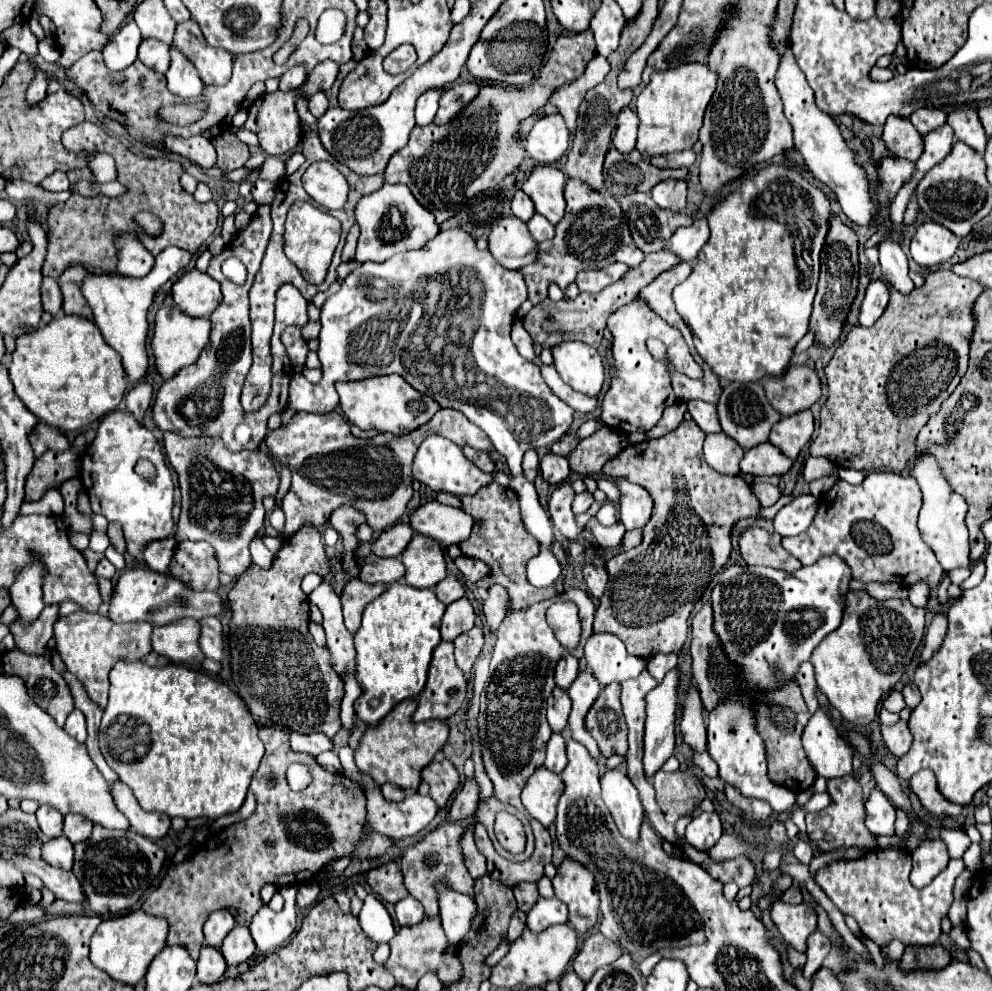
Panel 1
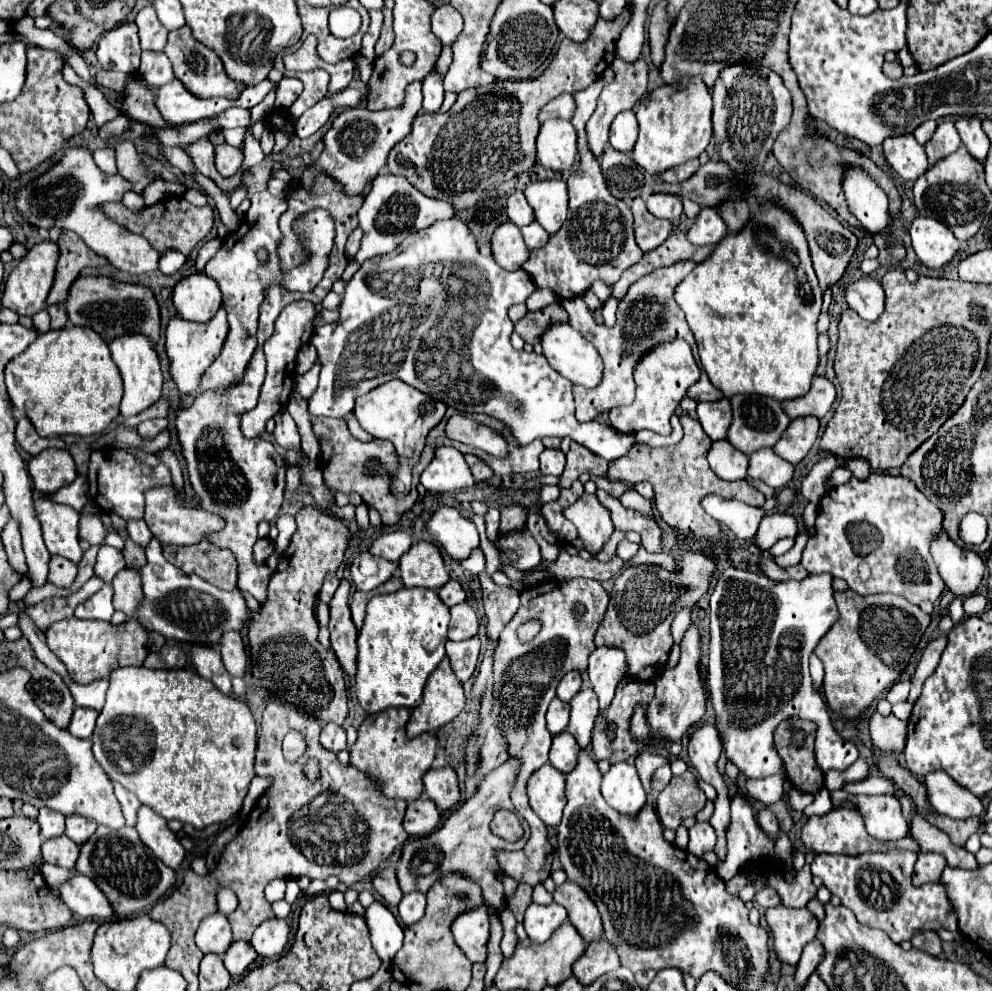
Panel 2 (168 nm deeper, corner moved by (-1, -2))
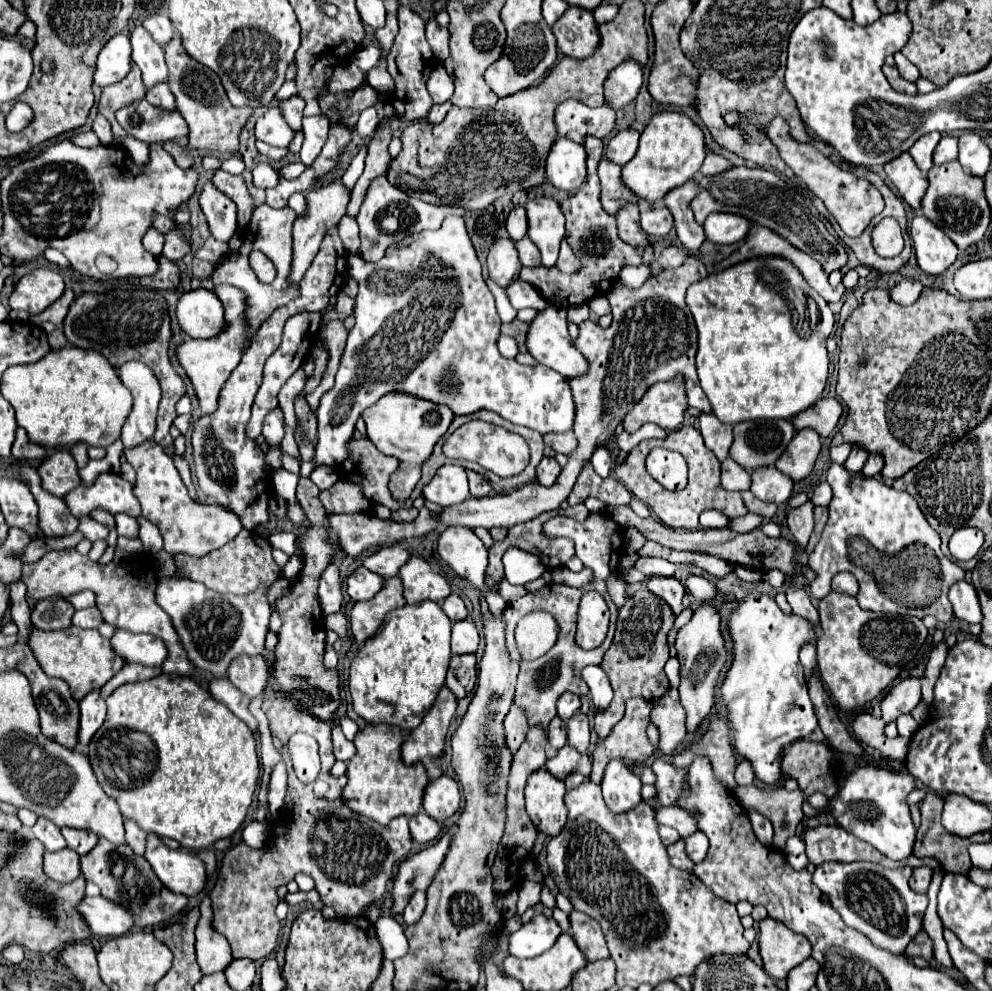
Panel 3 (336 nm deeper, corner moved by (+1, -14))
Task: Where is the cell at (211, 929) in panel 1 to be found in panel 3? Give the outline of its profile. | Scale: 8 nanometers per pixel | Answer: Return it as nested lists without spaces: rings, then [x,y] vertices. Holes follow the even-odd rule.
[[[205,895],[201,905],[201,919],[197,923],[197,943],[195,943],[195,951],[197,951],[197,963],[201,967],[201,971],[205,975],[209,973],[217,973],[223,971],[231,961],[231,949],[227,947],[227,939],[223,939],[223,935],[219,935],[213,927],[213,909],[211,909],[211,897]]]

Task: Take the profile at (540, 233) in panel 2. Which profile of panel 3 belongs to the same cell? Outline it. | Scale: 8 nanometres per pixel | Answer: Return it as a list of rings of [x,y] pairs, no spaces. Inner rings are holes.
[[[523,237],[521,241],[515,243],[517,251],[519,251],[519,259],[525,267],[537,267],[541,265],[541,255],[539,255],[539,249],[535,247],[535,243],[529,239],[529,237]]]

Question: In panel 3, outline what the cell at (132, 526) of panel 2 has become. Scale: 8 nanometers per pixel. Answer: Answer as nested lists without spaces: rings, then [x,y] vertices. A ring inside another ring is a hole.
[[[117,515],[115,521],[117,521],[119,537],[127,537],[127,539],[139,537],[139,523],[135,519],[131,519],[129,515]]]

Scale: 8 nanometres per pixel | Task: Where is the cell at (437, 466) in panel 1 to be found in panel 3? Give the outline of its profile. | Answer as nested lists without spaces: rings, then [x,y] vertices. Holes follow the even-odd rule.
[[[443,465],[435,477],[423,487],[423,497],[427,501],[439,503],[443,507],[461,503],[469,497],[467,473],[459,465]]]

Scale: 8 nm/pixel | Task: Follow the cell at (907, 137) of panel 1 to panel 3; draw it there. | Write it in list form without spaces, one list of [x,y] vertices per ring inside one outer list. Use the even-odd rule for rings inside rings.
[[[903,153],[895,159],[891,159],[885,165],[885,173],[891,179],[891,183],[897,187],[897,191],[905,199],[905,203],[917,211],[921,197],[927,191],[927,177],[923,177],[921,169],[915,165],[911,155]]]

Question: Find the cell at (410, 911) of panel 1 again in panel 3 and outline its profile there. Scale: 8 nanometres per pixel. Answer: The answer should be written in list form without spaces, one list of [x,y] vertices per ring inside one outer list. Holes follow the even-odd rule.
[[[417,891],[417,893],[411,897],[411,901],[409,901],[409,905],[405,907],[405,911],[403,911],[403,921],[405,921],[405,925],[415,925],[415,923],[421,919],[423,911],[425,911],[425,893],[423,893],[423,891]]]

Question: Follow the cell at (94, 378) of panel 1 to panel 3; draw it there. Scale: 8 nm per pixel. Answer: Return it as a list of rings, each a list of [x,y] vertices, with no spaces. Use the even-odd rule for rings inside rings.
[[[79,347],[51,349],[35,363],[15,365],[3,373],[3,397],[13,405],[17,423],[31,439],[47,449],[69,449],[75,443],[111,445],[131,411],[131,393],[119,383],[111,363],[95,351]]]

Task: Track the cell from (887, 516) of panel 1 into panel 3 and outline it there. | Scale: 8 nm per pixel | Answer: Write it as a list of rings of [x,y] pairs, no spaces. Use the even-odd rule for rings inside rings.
[[[832,463],[827,471],[826,481],[833,489],[833,499],[829,503],[829,521],[821,533],[821,541],[815,551],[809,555],[809,567],[817,573],[817,579],[811,583],[811,593],[817,599],[823,599],[831,589],[831,579],[839,571],[855,573],[859,579],[857,603],[861,609],[877,613],[895,613],[895,615],[913,615],[925,617],[933,615],[939,623],[949,623],[953,617],[951,603],[947,599],[949,587],[965,577],[965,571],[957,567],[951,559],[941,553],[939,533],[927,523],[921,515],[919,505],[907,491],[895,491],[879,479],[865,479],[859,473],[851,474],[843,465]],[[847,475],[853,475],[853,485],[847,485]]]

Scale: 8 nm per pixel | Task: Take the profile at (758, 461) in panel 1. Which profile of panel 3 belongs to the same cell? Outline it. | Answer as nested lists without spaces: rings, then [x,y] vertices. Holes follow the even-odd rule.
[[[773,465],[771,467],[757,467],[751,471],[751,493],[761,499],[761,501],[771,501],[771,503],[785,503],[791,497],[793,491],[793,481],[779,473]]]

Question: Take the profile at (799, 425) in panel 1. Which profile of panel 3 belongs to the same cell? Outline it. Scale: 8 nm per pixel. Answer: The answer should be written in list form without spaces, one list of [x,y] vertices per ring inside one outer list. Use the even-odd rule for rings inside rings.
[[[801,429],[787,445],[787,451],[783,451],[783,455],[777,459],[775,467],[781,473],[789,475],[793,481],[801,481],[811,473],[819,449],[821,449],[821,437],[817,435],[817,431]]]

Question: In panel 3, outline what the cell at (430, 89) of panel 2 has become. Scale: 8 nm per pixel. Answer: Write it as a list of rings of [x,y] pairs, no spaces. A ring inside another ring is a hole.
[[[443,65],[435,67],[435,71],[431,73],[431,77],[427,81],[427,91],[429,91],[433,103],[445,103],[453,95],[453,83]]]

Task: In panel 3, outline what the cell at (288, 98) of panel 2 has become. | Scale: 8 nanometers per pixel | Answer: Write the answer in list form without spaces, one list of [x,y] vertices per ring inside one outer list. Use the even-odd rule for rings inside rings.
[[[293,95],[289,99],[279,101],[279,109],[283,111],[283,117],[291,129],[301,129],[301,119],[303,119],[303,107],[305,101],[299,95]]]

